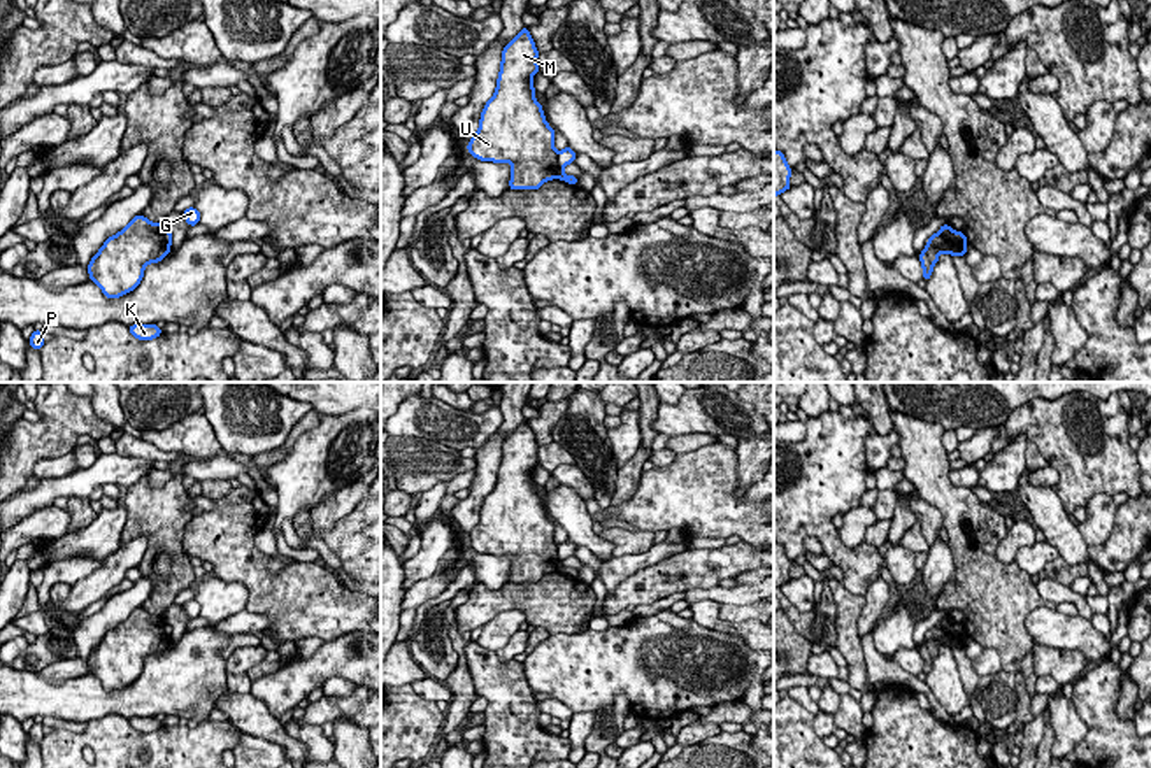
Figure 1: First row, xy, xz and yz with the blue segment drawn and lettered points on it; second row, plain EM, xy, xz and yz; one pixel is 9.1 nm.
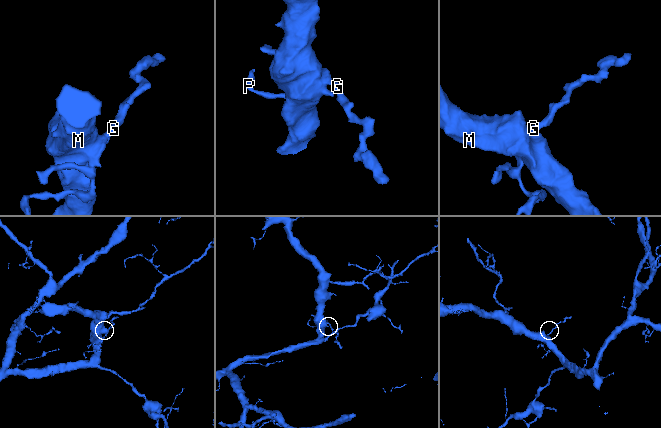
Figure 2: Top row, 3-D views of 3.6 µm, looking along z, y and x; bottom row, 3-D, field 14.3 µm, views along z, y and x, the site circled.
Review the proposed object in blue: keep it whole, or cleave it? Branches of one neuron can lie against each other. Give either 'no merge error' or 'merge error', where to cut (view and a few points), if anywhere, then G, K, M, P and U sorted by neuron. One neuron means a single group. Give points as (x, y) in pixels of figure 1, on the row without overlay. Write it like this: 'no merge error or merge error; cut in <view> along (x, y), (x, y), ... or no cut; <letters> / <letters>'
merge error; cut in yz along (936, 626), (951, 633), (965, 632); G K P / M U

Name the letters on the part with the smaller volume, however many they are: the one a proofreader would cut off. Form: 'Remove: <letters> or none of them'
Remove: G, K, P

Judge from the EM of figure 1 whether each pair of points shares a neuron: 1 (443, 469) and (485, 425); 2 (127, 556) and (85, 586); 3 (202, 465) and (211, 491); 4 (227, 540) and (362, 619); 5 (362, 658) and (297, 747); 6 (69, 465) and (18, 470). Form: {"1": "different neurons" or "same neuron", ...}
{"1": "different neurons", "2": "same neuron", "3": "different neurons", "4": "same neuron", "5": "different neurons", "6": "different neurons"}

